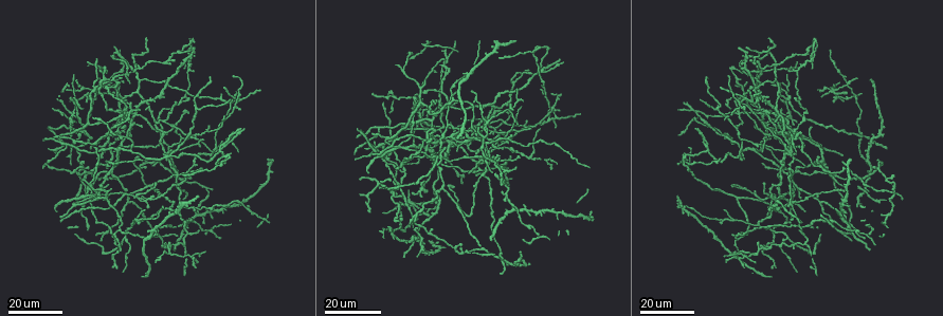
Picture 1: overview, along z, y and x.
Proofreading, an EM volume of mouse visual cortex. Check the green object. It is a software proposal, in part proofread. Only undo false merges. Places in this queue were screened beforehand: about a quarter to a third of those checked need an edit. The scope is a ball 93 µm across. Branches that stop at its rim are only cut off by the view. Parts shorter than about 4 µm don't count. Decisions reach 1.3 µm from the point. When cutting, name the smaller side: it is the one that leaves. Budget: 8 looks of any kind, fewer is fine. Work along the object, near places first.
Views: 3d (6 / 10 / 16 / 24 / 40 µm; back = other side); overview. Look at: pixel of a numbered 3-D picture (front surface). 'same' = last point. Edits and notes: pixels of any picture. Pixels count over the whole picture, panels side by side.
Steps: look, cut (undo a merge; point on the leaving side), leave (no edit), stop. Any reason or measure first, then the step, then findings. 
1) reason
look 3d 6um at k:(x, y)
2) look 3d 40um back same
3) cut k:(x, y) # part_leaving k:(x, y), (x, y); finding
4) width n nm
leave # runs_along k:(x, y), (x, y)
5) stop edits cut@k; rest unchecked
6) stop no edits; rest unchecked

four-way junction
look 3d 16um at 1:(555, 213)

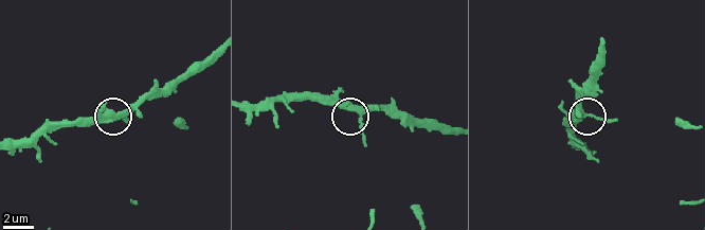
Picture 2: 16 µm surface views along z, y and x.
closer look
look 3d 6um at 2:(126, 114)

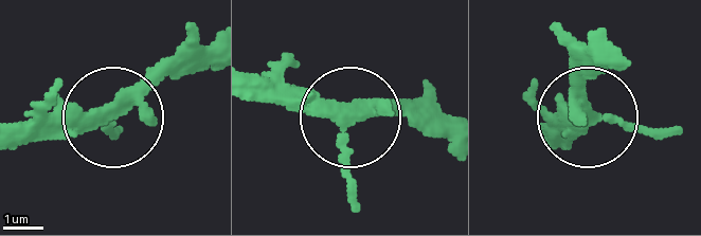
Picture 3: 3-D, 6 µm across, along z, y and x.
side_arm 9 um
leave # runs_along 3:(249, 87), (361, 116), (411, 116), (448, 147); all the same cell

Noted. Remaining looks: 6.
three arms meet
look 3d 24um at 1:(187, 235)

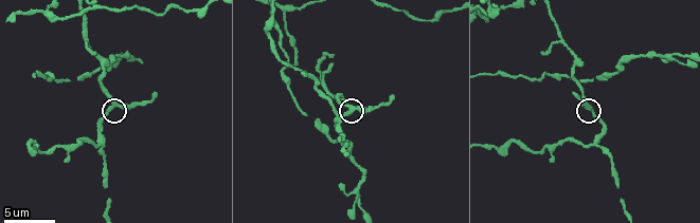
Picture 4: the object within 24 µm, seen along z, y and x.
look 3d 6um at 4:(115, 106)

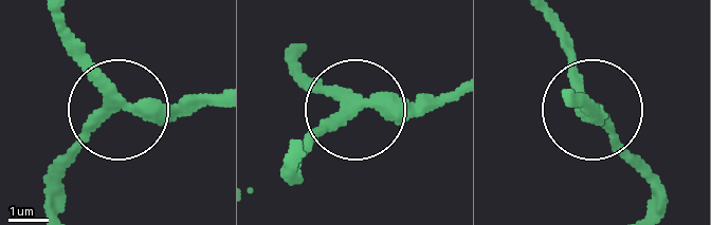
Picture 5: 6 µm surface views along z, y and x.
width 280 nm
leave # runs_along 5:(60, 12), (85, 72), (122, 109), (219, 102); one cell here

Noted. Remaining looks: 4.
look 3d 6um at 4:(357, 199)

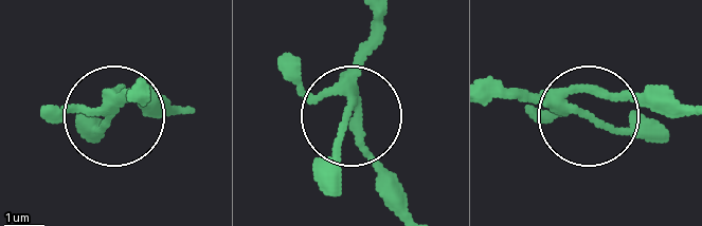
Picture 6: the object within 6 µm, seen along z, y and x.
leave # runs_along 6:(367, 20), (350, 114), (388, 208); continuous, no second cell

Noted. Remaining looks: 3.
looks like a crossing
look 3d 10um at 4:(318, 66)

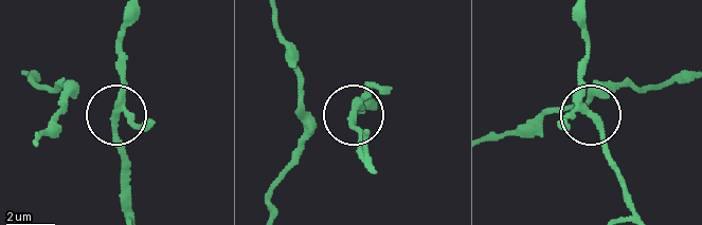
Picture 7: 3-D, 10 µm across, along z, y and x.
side_arm 67 um
leave # runs_along 7:(129, 18), (116, 120), (123, 185); all the same cell

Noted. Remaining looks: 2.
stop no edits; rest unchecked

